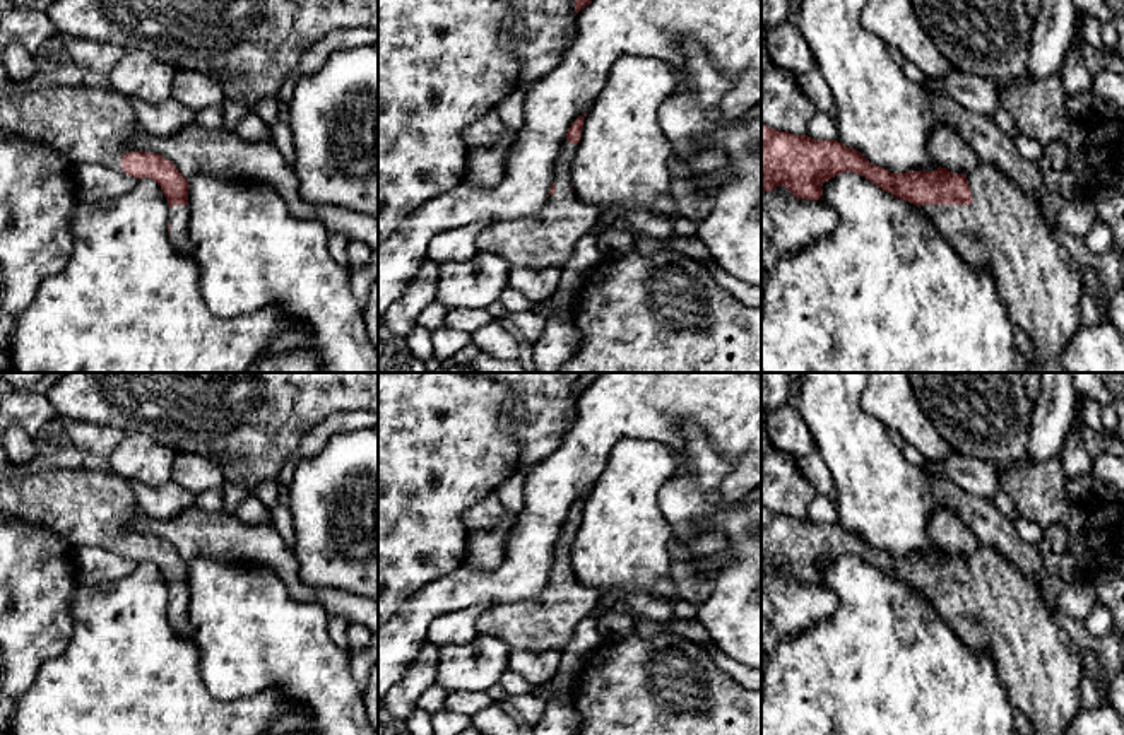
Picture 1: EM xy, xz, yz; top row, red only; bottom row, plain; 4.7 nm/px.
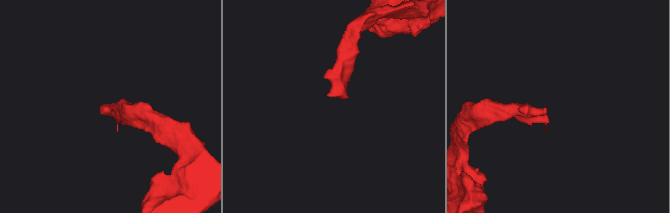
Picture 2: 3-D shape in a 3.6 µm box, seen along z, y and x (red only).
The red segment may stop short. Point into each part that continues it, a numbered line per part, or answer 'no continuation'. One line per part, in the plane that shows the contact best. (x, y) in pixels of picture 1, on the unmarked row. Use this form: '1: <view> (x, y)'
1: yz (1039, 665)

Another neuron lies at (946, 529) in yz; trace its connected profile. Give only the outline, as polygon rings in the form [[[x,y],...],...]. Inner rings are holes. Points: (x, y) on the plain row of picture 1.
[[[948,508],[932,513],[929,535],[941,550],[965,559],[982,545],[960,514]]]

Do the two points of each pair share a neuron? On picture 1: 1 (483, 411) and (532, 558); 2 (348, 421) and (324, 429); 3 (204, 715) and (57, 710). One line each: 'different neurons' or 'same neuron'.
1: different neurons
2: same neuron
3: same neuron

